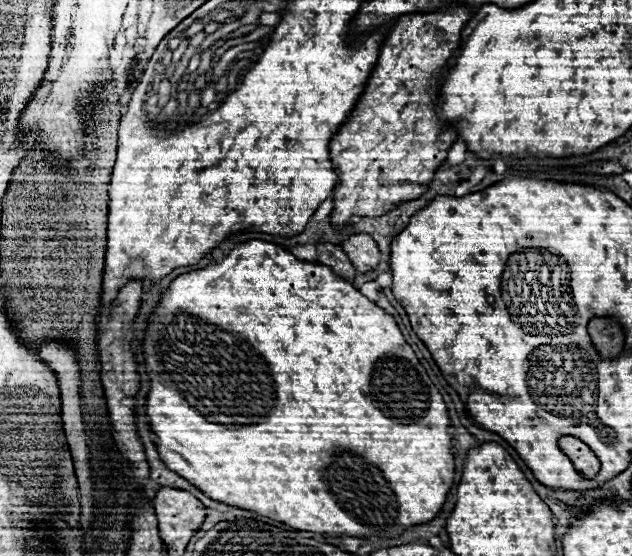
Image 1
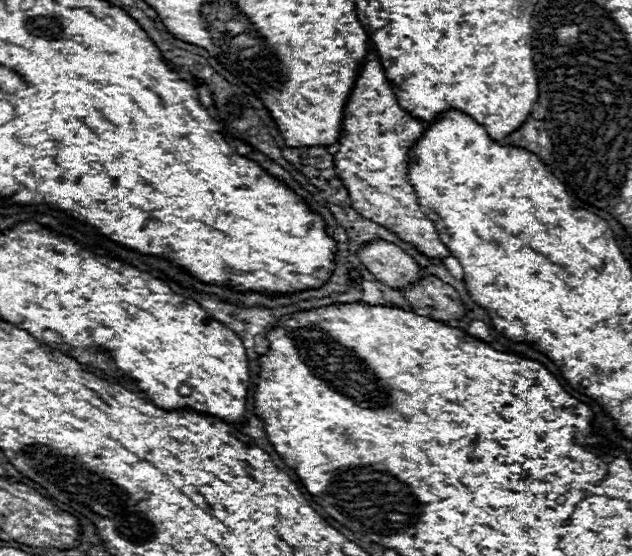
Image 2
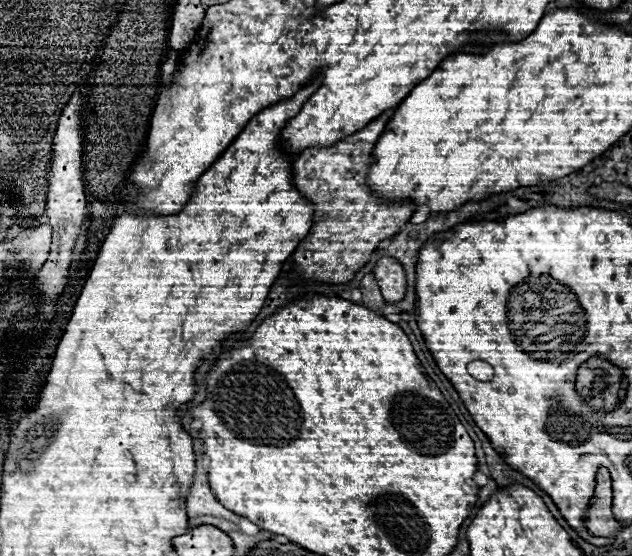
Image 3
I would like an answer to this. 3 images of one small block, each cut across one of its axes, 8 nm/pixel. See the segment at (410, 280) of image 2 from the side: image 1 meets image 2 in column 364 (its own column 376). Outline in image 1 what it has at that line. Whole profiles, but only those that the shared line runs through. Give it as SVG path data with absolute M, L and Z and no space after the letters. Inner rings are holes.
M368 234L350 236L342 244L342 250L352 260L358 274L366 274L366 272L374 270L378 266L378 262L380 262L380 250L378 250L376 242Z

